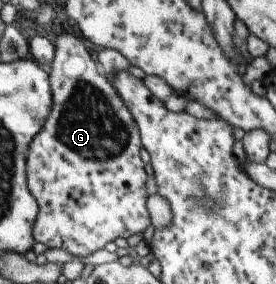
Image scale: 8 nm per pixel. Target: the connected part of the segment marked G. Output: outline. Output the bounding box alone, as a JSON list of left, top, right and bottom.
[25,32,150,257]

